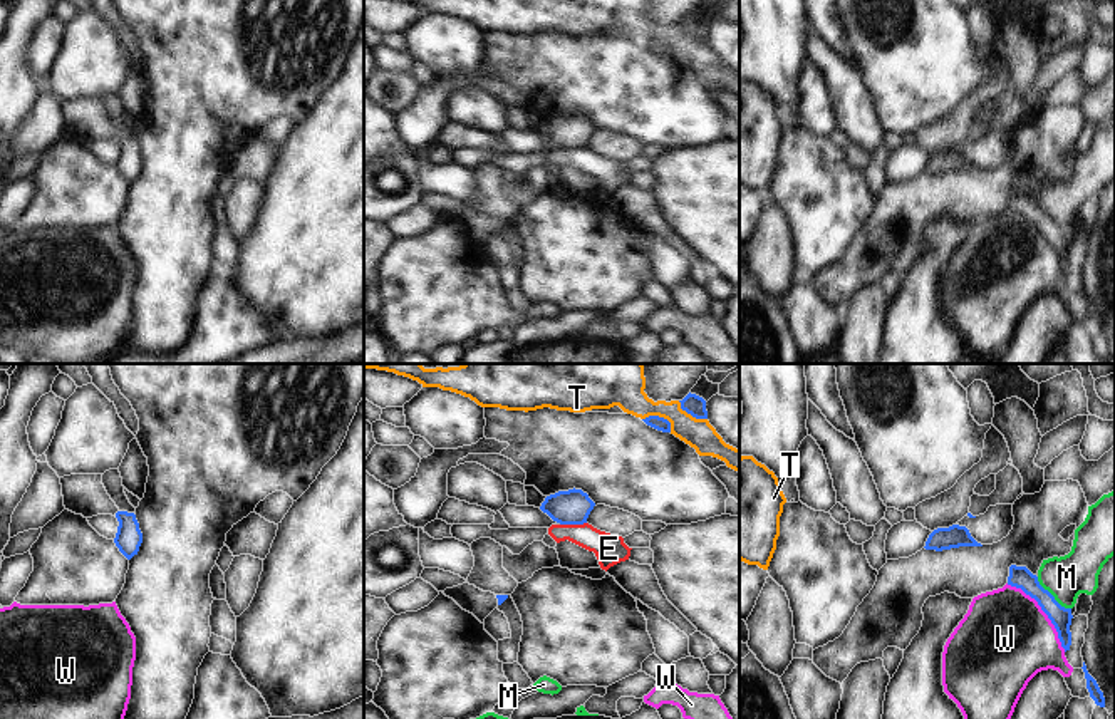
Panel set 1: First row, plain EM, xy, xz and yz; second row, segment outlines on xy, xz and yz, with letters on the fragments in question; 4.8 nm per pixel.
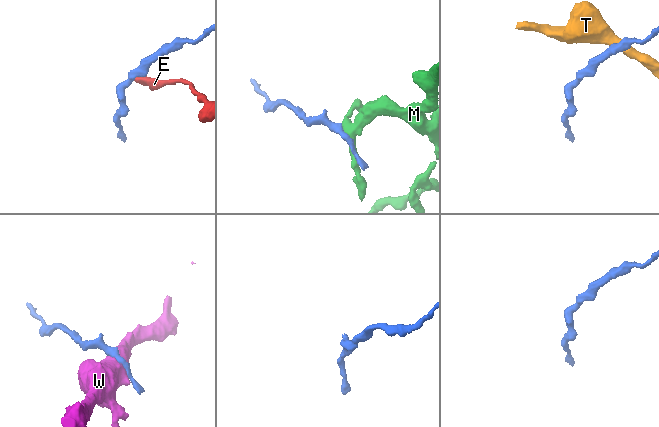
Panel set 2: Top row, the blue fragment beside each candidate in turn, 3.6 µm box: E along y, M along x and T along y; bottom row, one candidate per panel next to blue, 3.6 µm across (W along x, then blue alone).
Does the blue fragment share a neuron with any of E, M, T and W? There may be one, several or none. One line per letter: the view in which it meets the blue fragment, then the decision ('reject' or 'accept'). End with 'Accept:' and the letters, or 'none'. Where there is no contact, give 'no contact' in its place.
E: contact in xz; reject
M: contact in yz; reject
T: contact in xz; reject
W: contact in yz; reject
Accept: none

